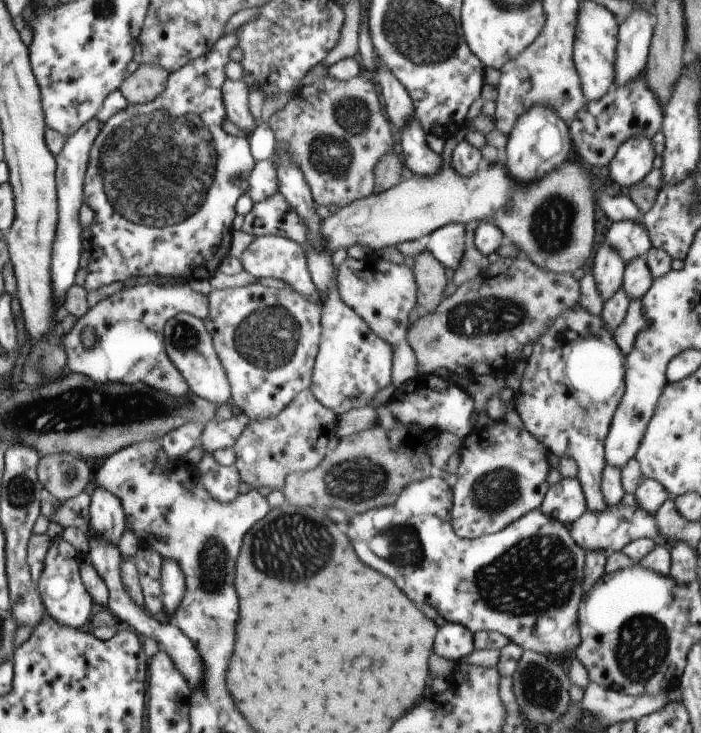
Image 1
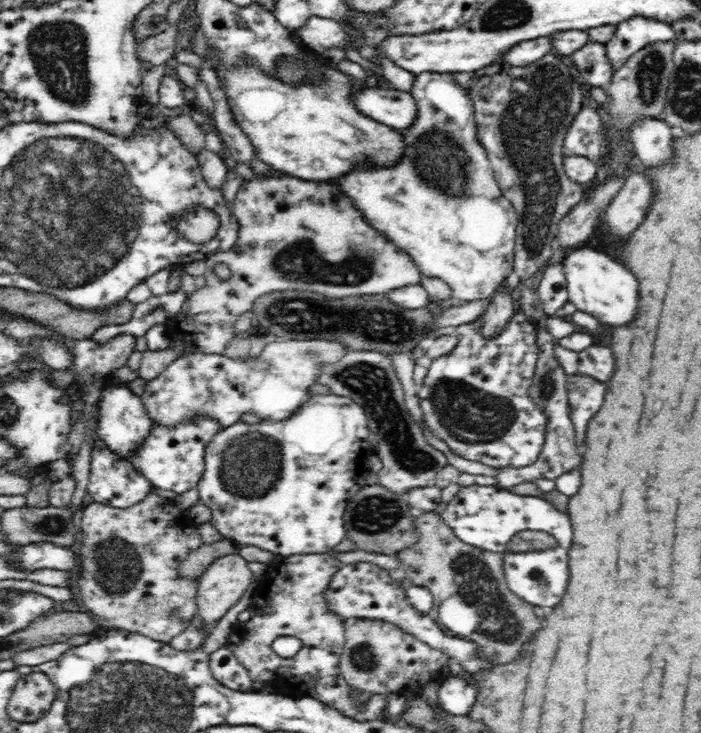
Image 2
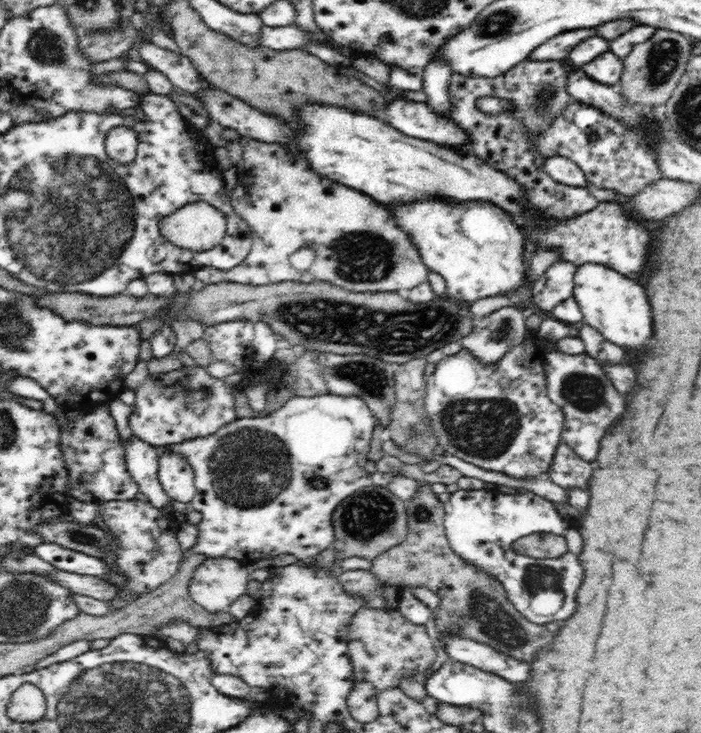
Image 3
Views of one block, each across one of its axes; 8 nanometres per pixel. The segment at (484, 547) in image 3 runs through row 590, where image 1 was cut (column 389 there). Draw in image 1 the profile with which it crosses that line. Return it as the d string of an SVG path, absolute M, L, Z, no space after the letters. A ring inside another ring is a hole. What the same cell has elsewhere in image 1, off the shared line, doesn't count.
M427 476L425 479L413 481L408 484L397 496L393 503L385 505L373 510L366 510L364 513L348 514L349 528L347 528L347 538L351 540L351 546L357 554L357 558L381 572L383 576L391 578L393 584L397 584L397 588L401 592L405 592L405 596L415 602L415 604L428 604L432 606L438 615L447 623L455 623L464 626L474 635L476 632L496 632L506 636L511 643L516 644L523 651L533 651L534 653L545 654L547 657L560 659L565 650L574 650L579 642L577 607L582 592L582 576L584 569L584 553L585 551L573 540L569 527L562 525L556 520L551 520L547 515L543 514L539 509L533 509L517 520L510 522L503 530L493 533L492 535L481 535L476 539L464 539L458 537L450 525L448 512L452 505L452 490L443 479L439 476ZM369 552L375 554L375 558L369 558Z

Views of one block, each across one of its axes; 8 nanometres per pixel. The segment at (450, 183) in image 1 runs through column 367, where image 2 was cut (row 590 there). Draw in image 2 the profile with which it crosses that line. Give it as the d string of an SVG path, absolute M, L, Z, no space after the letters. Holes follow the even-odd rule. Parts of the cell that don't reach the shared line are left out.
M240 553L218 558L202 575L199 576L195 592L197 614L199 614L208 628L212 628L233 606L240 602L244 592L254 581L247 566L248 562Z

